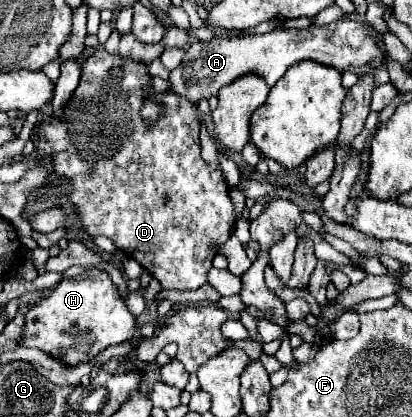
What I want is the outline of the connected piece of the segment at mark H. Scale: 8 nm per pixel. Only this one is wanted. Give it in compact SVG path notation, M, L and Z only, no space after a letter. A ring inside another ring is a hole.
M86 270L82 276L64 278L48 296L26 312L20 342L26 342L28 348L46 352L66 366L78 366L94 360L108 346L128 342L134 336L134 330L134 316L108 274L100 270Z

